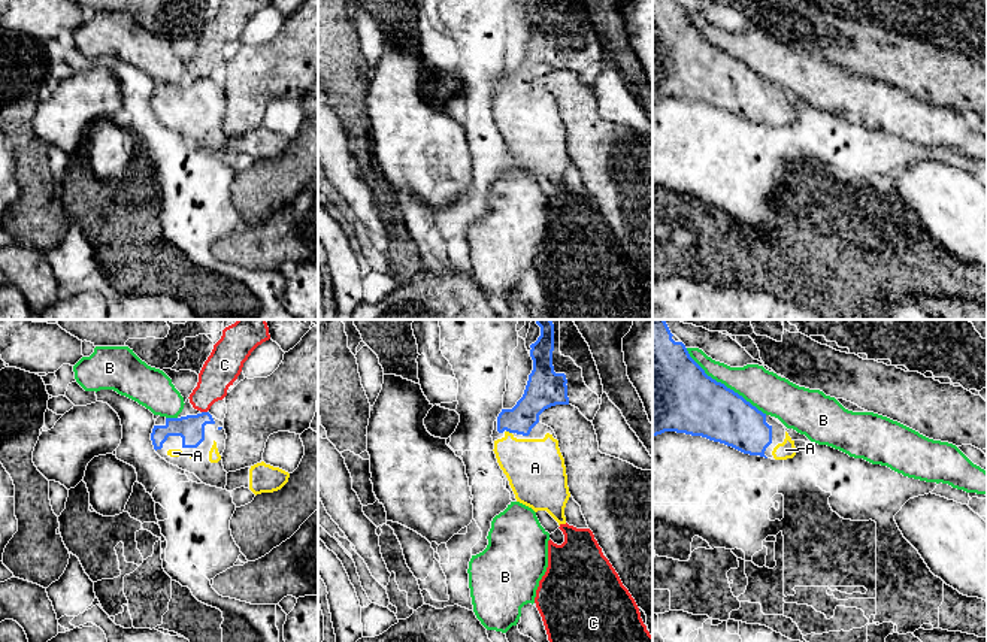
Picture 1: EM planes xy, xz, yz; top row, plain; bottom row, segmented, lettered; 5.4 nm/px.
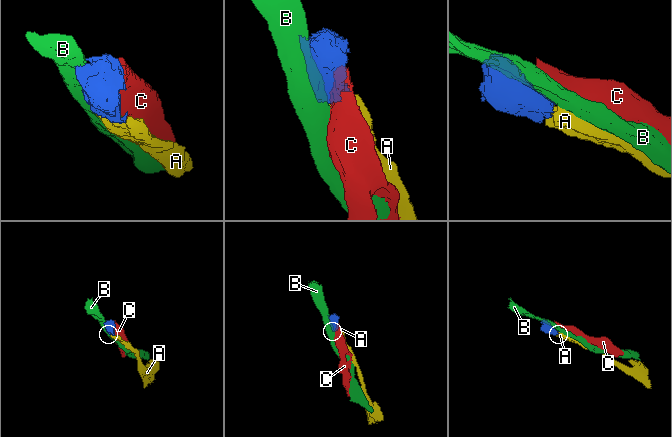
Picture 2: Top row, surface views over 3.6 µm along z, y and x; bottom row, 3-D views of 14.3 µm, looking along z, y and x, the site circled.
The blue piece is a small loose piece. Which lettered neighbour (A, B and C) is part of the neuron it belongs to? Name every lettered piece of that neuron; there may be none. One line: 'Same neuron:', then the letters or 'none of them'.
Same neuron: A

